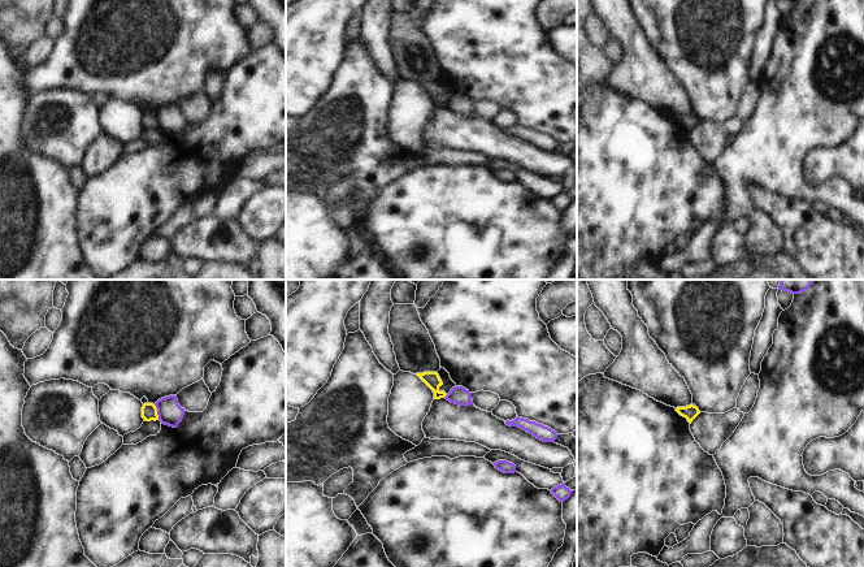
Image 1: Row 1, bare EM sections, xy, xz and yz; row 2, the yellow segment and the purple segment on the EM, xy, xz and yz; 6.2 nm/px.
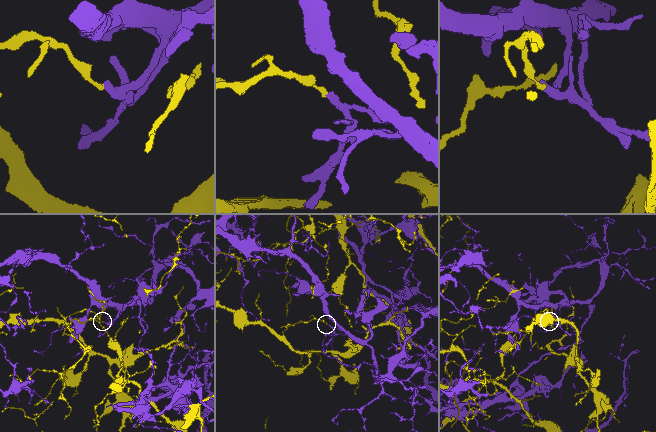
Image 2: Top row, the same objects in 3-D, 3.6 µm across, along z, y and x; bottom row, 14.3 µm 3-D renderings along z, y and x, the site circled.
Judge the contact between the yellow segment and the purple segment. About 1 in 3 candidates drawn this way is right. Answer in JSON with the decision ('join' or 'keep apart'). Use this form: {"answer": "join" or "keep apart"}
{"answer": "keep apart"}

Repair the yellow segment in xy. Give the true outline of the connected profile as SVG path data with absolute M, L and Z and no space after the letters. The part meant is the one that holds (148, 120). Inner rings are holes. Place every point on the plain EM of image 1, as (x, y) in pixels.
M144 112L142 116L142 126L144 130L159 129L156 114L153 112Z

